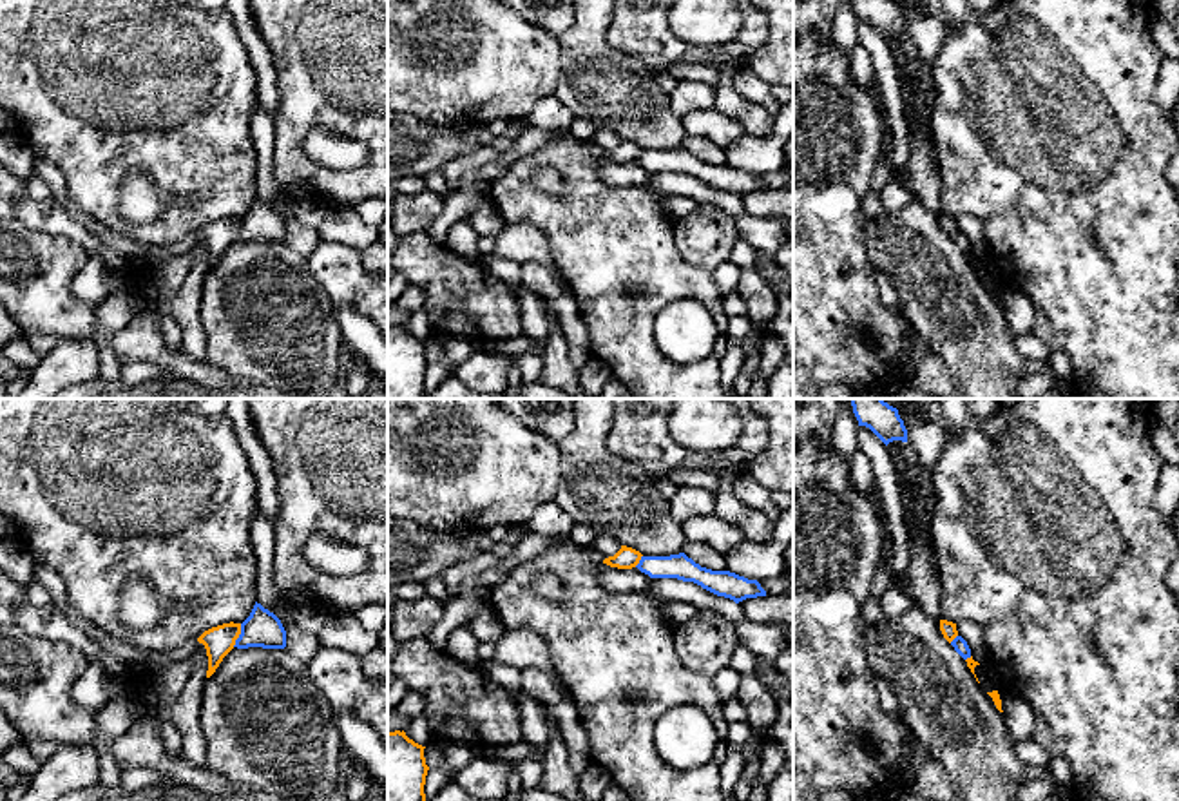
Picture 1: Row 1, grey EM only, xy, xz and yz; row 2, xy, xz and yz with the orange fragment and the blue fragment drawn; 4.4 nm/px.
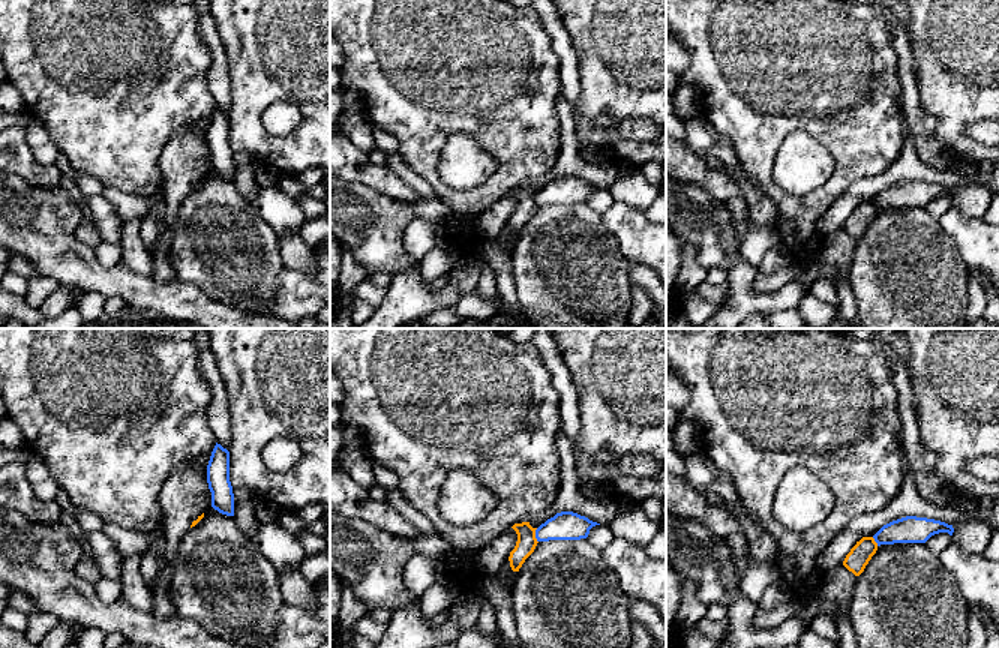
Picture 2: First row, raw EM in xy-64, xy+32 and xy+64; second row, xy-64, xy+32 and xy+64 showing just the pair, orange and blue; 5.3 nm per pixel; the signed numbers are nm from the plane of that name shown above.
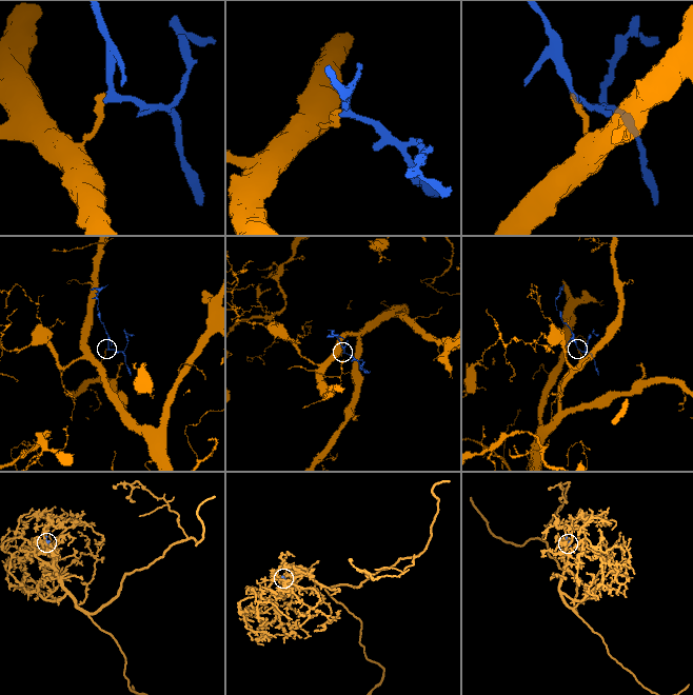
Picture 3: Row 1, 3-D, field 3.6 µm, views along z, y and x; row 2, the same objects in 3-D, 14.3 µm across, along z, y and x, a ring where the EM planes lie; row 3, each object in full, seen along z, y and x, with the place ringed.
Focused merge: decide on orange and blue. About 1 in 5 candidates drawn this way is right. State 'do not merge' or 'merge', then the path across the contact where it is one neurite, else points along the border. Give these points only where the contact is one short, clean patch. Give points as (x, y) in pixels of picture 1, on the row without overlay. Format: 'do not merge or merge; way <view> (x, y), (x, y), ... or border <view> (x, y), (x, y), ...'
do not merge; border xy (241, 218), (241, 227), (232, 240)

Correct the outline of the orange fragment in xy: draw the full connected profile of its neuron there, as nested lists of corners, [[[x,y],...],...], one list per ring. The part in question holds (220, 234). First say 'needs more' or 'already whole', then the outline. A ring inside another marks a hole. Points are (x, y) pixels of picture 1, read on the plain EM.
already whole; [[[223,217],[205,225],[197,236],[205,239],[208,250],[206,272],[210,272],[223,252],[234,243],[235,234],[241,228],[241,217]]]

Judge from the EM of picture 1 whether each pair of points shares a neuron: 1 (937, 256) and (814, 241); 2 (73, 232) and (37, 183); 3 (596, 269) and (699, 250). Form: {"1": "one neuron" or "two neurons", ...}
{"1": "two neurons", "2": "two neurons", "3": "two neurons"}

